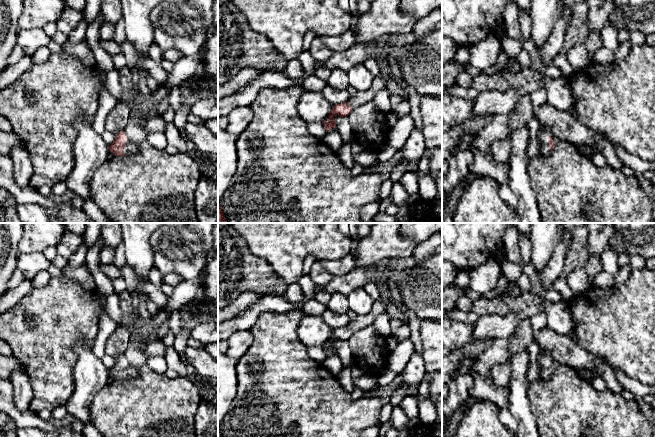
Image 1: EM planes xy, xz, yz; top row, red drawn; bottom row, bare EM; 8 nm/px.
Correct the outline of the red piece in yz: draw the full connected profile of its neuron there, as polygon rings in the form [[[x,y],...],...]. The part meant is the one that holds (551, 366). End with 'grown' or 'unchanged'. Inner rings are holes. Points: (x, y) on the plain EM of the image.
[[[540,351],[537,355],[537,363],[540,366],[541,379],[549,379],[555,373],[555,366],[547,359],[544,351]]]; grown

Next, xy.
[[[121,355],[117,358],[115,364],[109,370],[109,375],[112,375],[115,380],[124,380],[136,377],[137,372],[129,365],[125,355]]]; grown

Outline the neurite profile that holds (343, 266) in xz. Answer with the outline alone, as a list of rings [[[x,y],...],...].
[[[350,254],[339,260],[322,260],[326,271],[333,276],[345,276],[356,268],[354,257]]]

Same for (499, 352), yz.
[[[497,338],[494,343],[481,351],[477,358],[473,372],[481,376],[490,376],[491,369],[505,363],[511,357],[510,342],[508,338]]]

